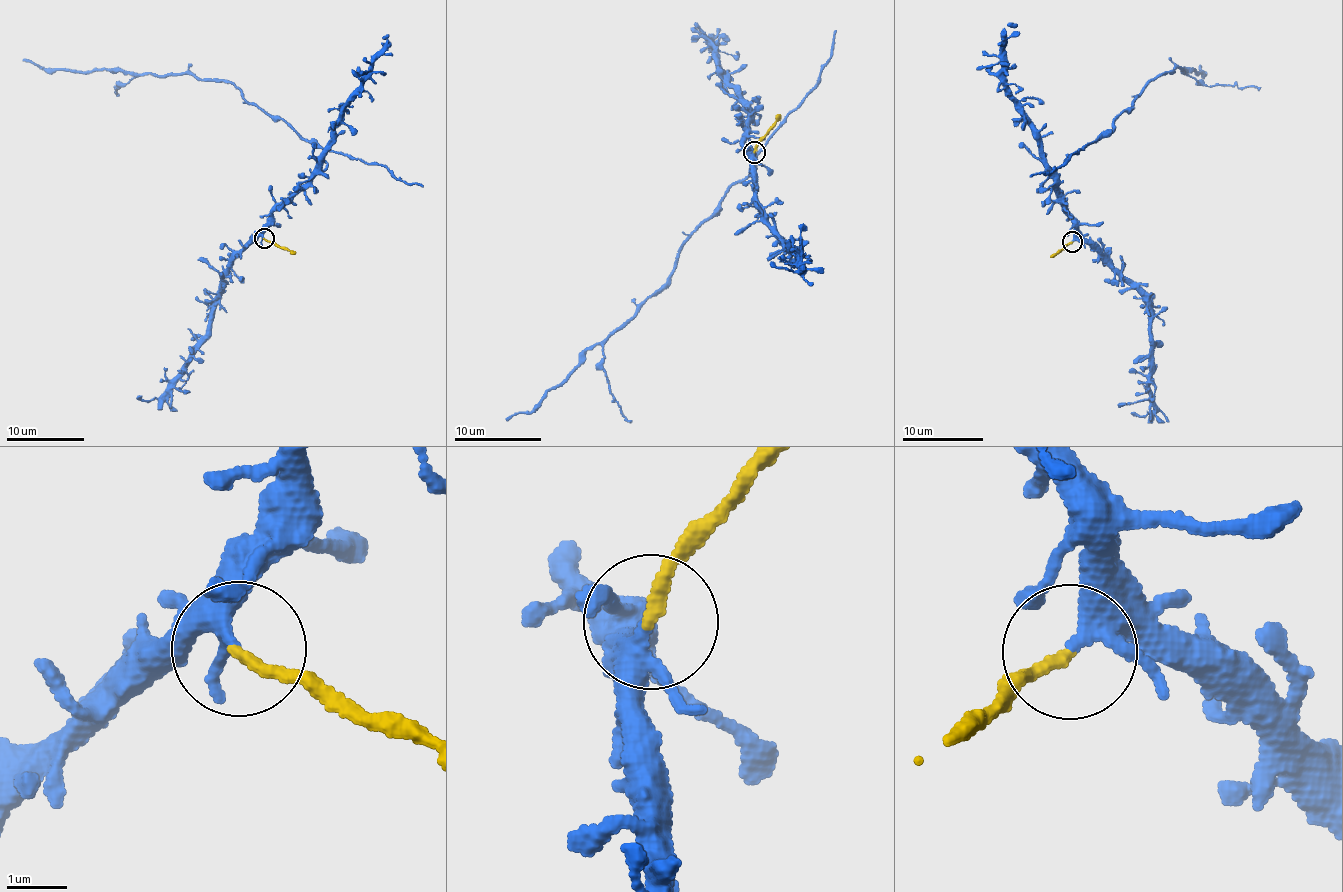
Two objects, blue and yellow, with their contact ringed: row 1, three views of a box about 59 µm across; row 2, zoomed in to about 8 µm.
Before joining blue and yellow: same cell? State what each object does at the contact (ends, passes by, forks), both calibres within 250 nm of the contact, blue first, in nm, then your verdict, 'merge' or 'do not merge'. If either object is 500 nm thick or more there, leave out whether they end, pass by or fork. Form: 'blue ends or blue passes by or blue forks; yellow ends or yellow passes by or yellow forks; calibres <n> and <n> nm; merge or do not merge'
blue passes by; yellow ends; calibres 240 and 190 nm; do not merge

